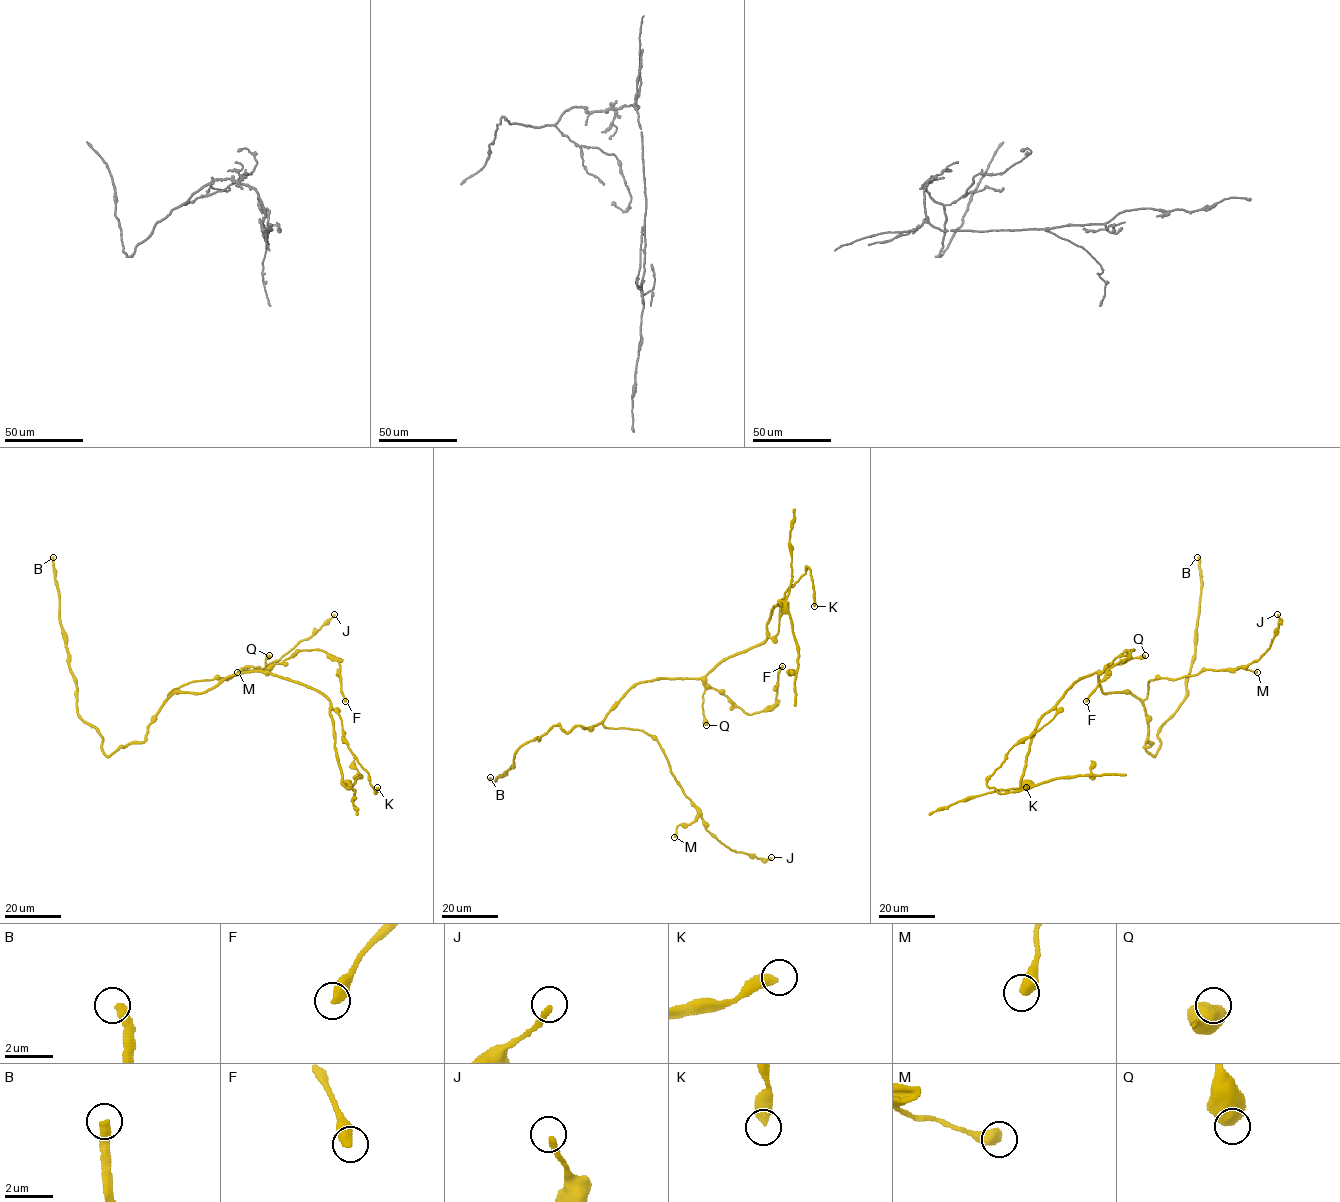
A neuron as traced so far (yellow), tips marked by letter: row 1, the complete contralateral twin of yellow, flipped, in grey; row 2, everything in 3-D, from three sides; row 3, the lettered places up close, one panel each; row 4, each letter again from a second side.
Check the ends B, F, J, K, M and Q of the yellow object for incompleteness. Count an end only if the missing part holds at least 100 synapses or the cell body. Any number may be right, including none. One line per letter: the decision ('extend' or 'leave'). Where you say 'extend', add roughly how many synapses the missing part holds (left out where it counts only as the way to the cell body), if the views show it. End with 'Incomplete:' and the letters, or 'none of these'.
B: leave
F: leave
J: leave
K: leave
M: leave
Q: leave
Incomplete: none of these

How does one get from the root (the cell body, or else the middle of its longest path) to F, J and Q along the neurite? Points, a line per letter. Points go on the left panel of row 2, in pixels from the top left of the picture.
F: (195, 693), (206, 692), (231, 676), (266, 671), (299, 651), (319, 649), (338, 661), (341, 693), (345, 701)
J: (195, 693), (173, 693), (165, 700), (193, 681), (262, 670), (334, 614)
Q: (195, 693), (206, 692), (231, 676), (265, 671), (265, 661), (269, 655)

